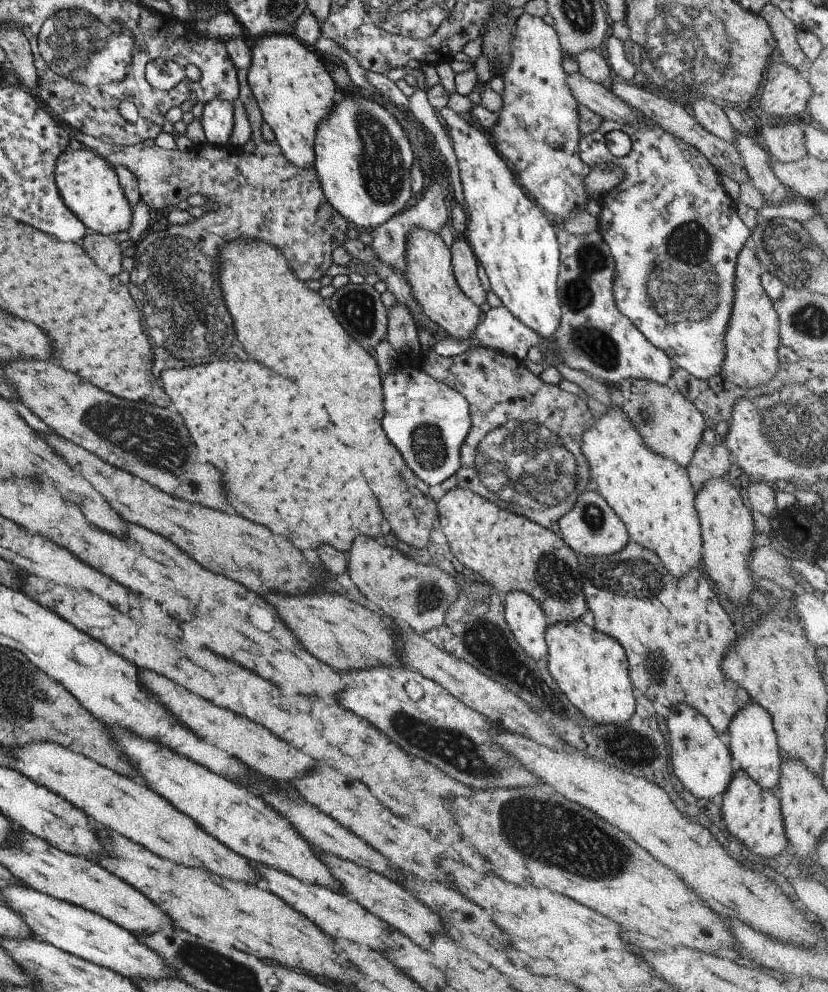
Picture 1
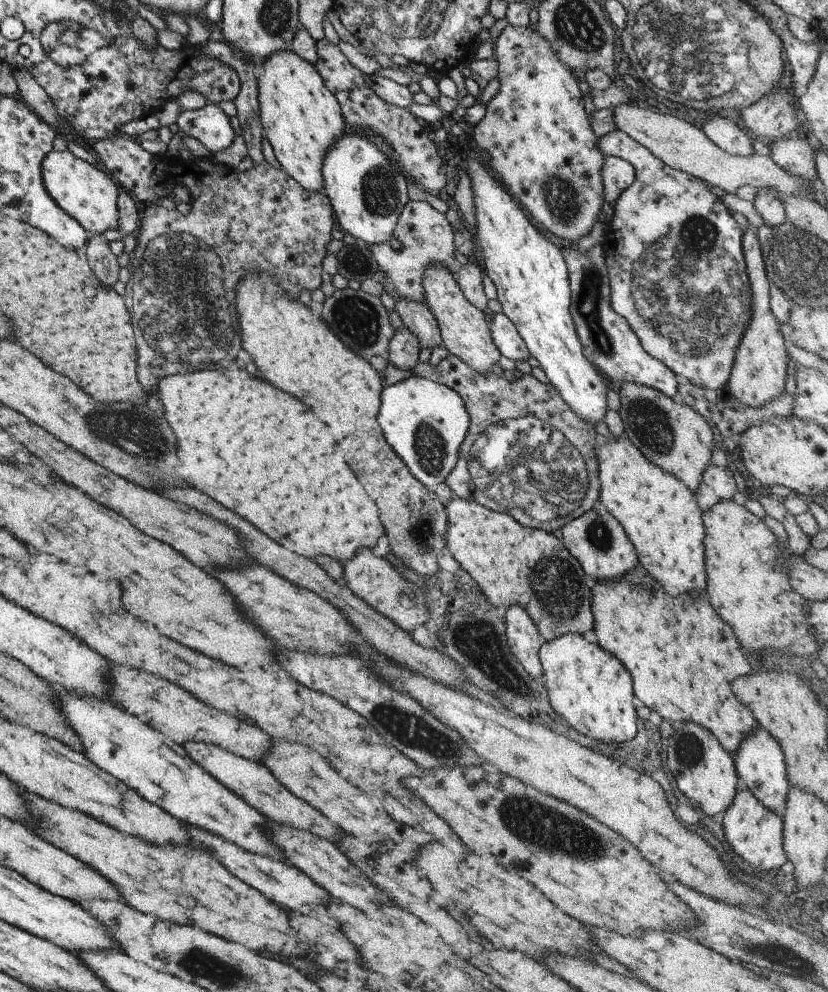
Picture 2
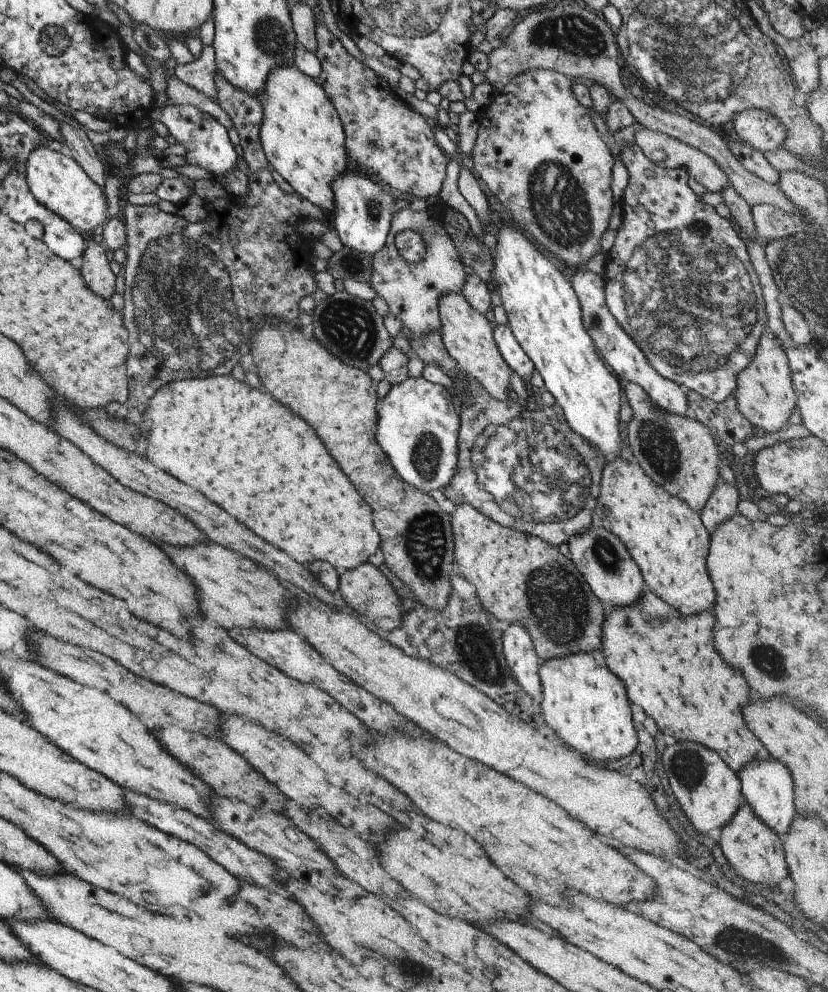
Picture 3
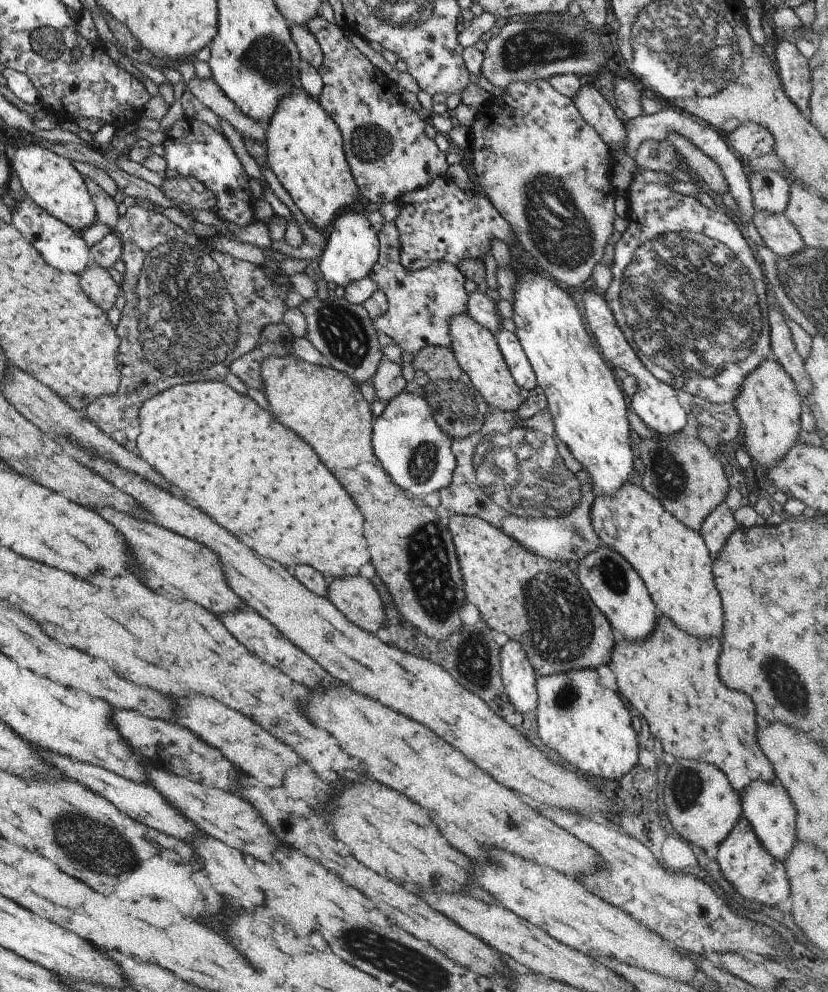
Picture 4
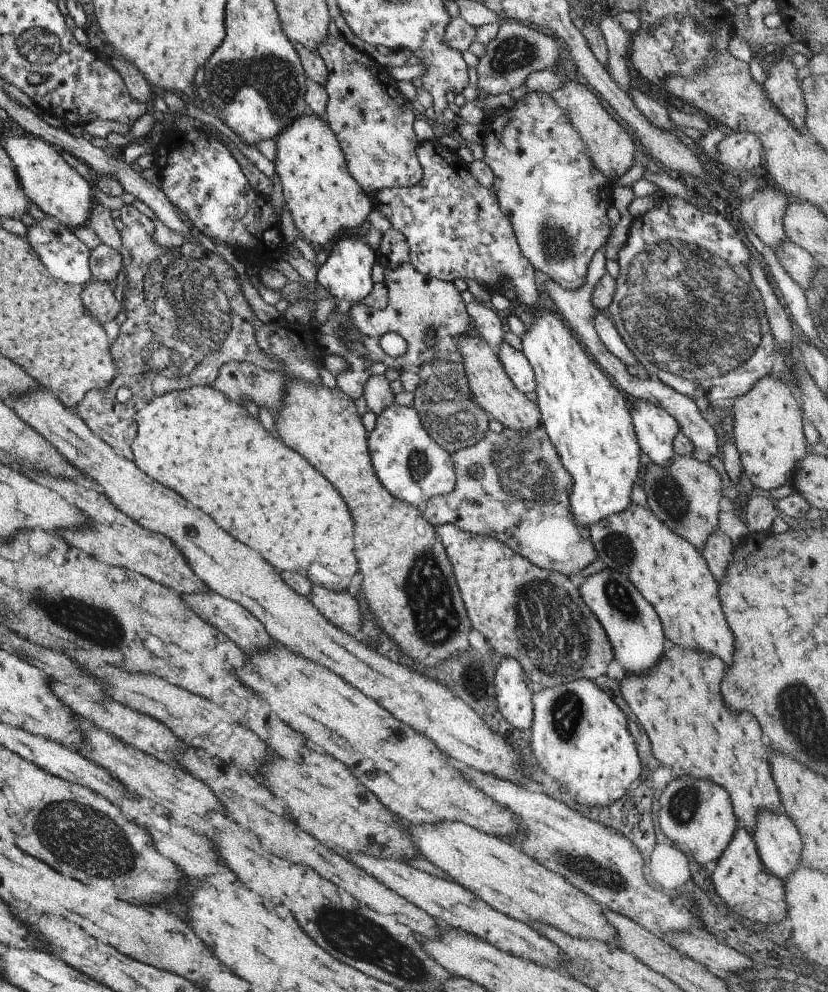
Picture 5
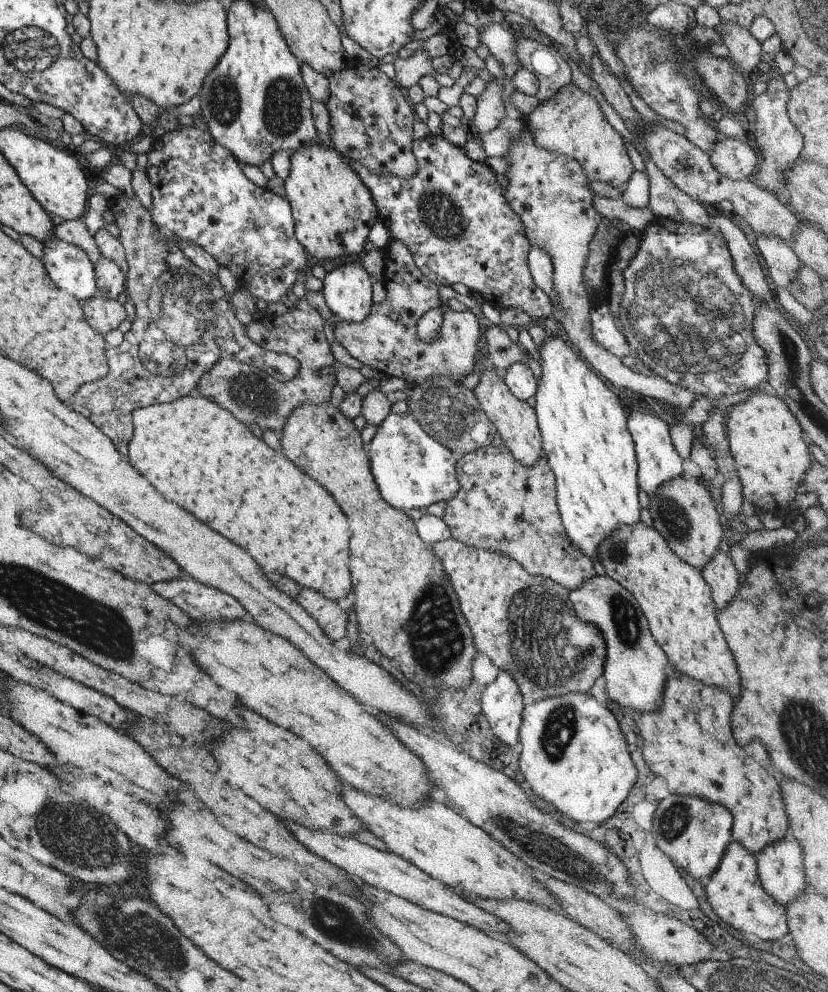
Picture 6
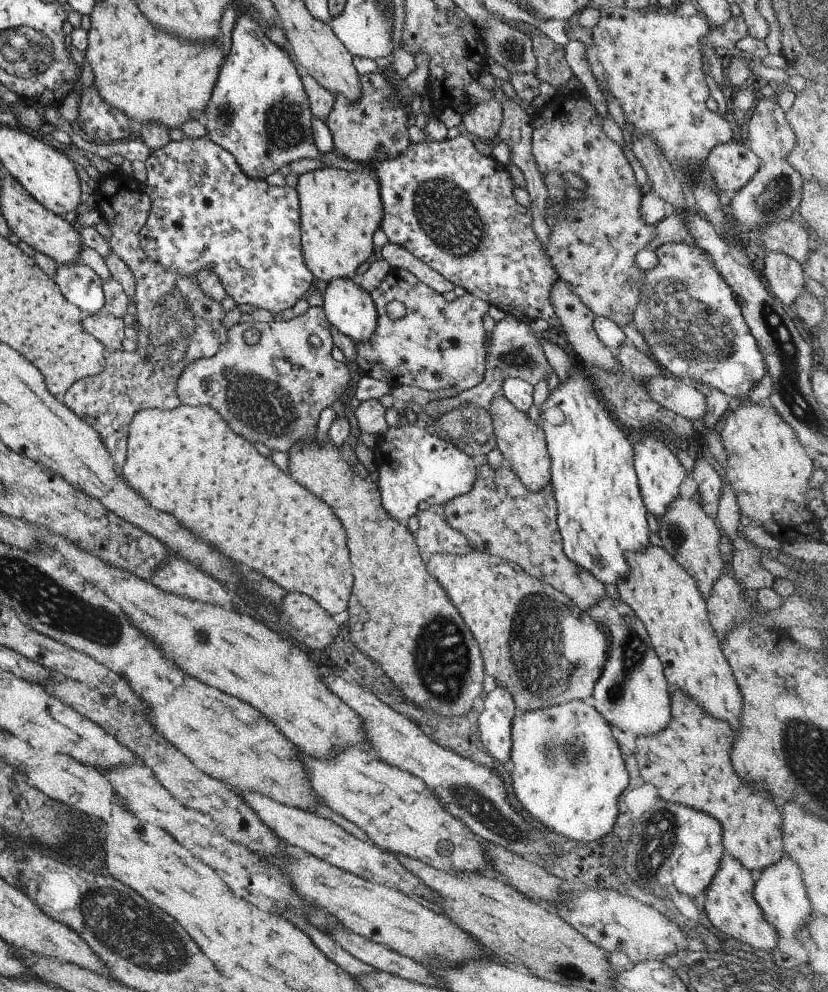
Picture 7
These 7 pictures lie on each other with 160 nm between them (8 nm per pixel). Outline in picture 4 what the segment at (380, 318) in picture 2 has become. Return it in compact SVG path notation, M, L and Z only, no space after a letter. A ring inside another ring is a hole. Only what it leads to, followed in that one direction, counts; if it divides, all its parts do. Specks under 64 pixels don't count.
M338 292L337 296L327 295L324 300L320 300L318 297L305 299L299 304L299 310L306 321L306 339L314 346L315 350L319 351L319 354L323 355L331 367L336 371L348 374L357 384L361 384L373 376L379 361L384 358L381 353L383 347L377 341L374 324L363 305L347 304L347 299L341 292Z

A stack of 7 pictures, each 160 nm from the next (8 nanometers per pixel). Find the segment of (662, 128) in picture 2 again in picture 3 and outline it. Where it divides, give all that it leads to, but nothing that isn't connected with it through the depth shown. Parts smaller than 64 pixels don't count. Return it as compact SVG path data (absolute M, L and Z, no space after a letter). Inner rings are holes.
M643 126L637 127L634 130L632 140L650 161L664 169L685 170L688 178L693 178L709 192L719 193L729 186L728 176L725 174L725 171L710 156L707 156L707 153L701 152L694 146L689 146L676 138L671 138L659 131Z

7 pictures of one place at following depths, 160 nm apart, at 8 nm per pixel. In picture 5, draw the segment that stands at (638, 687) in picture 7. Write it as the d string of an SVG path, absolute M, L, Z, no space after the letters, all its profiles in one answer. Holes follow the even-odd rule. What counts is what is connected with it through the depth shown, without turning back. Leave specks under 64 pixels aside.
M605 566L603 570L585 577L578 587L579 594L589 610L597 618L611 643L614 658L625 673L646 673L657 662L666 647L661 623L653 607L629 579L615 569Z

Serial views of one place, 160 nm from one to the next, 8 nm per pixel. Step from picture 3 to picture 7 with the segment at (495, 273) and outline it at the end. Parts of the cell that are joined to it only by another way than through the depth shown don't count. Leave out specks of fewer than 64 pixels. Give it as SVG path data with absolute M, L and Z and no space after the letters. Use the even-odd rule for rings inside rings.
M571 358L569 361L572 365L569 375L548 392L538 414L550 458L549 483L556 502L556 525L565 556L599 582L616 585L628 572L625 552L637 552L649 545L646 508L634 471L631 437L623 433L604 404L597 400L587 372L581 374L575 366L578 360Z

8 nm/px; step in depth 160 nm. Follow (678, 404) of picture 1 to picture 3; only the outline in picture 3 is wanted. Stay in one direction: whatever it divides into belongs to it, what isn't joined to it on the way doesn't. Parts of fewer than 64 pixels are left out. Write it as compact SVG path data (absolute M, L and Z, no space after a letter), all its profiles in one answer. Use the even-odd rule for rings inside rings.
M627 381L623 386L625 400L632 410L632 416L627 424L627 444L631 449L631 454L647 476L659 486L662 486L667 493L681 499L691 510L700 511L709 498L717 480L720 479L717 473L717 462L719 462L719 452L717 444L711 437L709 429L701 424L697 419L689 414L689 417L665 412L657 408L650 402L649 395L637 383Z

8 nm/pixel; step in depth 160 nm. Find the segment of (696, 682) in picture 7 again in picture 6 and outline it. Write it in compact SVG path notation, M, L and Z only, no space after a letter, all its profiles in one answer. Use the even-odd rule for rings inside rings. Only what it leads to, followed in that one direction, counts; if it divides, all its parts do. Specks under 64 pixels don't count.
M641 521L632 525L619 525L613 529L612 533L598 542L596 556L603 565L605 574L634 596L648 622L649 632L666 654L669 666L677 669L679 674L699 680L707 686L723 686L731 696L737 696L739 676L735 661L717 622L717 610L711 598L710 586L703 580L699 569L683 562L667 546L657 530Z

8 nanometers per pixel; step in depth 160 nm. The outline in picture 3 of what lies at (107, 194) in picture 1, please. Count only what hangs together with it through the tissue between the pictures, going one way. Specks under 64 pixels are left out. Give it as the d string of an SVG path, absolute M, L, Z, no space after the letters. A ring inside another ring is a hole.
M46 146L33 149L24 162L26 183L38 203L66 220L74 230L91 232L107 222L107 200L100 186L71 158Z

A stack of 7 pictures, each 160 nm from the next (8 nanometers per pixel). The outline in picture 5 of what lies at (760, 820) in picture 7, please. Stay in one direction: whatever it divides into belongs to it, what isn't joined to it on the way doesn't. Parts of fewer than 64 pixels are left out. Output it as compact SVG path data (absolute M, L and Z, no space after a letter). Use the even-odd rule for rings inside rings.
M666 645L657 664L646 673L625 673L618 682L623 700L649 736L653 756L673 770L673 776L691 775L707 778L725 789L733 814L742 820L751 833L756 814L761 809L781 811L779 793L772 779L767 748L759 736L759 724L747 712L731 712L725 708L719 682L725 664L717 658Z

